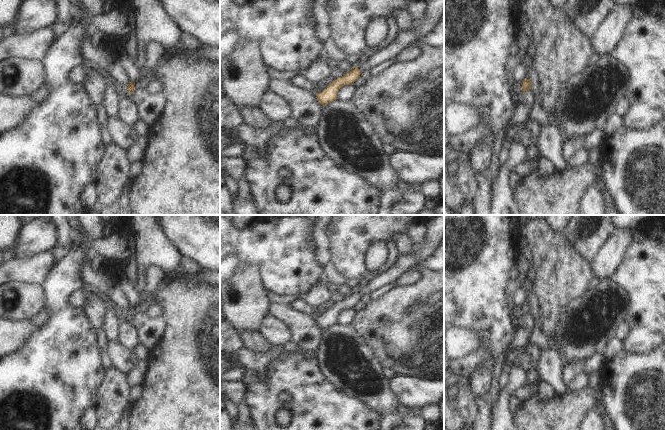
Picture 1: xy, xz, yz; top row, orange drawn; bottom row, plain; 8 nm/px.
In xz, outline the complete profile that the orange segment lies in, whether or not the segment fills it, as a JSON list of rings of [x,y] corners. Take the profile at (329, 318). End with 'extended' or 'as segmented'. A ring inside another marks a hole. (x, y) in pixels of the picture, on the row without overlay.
[[[435,215],[430,220],[424,220],[426,226],[426,240],[414,255],[399,255],[396,263],[387,271],[378,274],[364,287],[353,291],[350,296],[334,303],[332,307],[319,317],[316,322],[319,328],[326,329],[337,323],[337,316],[344,309],[353,309],[364,295],[370,295],[373,291],[397,281],[407,271],[425,259],[432,258],[434,252],[444,239],[444,215]]]; extended

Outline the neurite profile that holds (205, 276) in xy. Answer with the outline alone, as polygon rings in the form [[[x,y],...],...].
[[[202,269],[188,282],[189,285],[197,285],[199,283],[205,283],[207,285],[220,288],[220,273]]]

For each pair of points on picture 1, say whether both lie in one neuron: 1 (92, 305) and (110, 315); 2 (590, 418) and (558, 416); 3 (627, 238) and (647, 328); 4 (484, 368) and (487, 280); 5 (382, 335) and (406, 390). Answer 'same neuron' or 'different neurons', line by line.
1: different neurons
2: different neurons
3: different neurons
4: same neuron
5: different neurons

